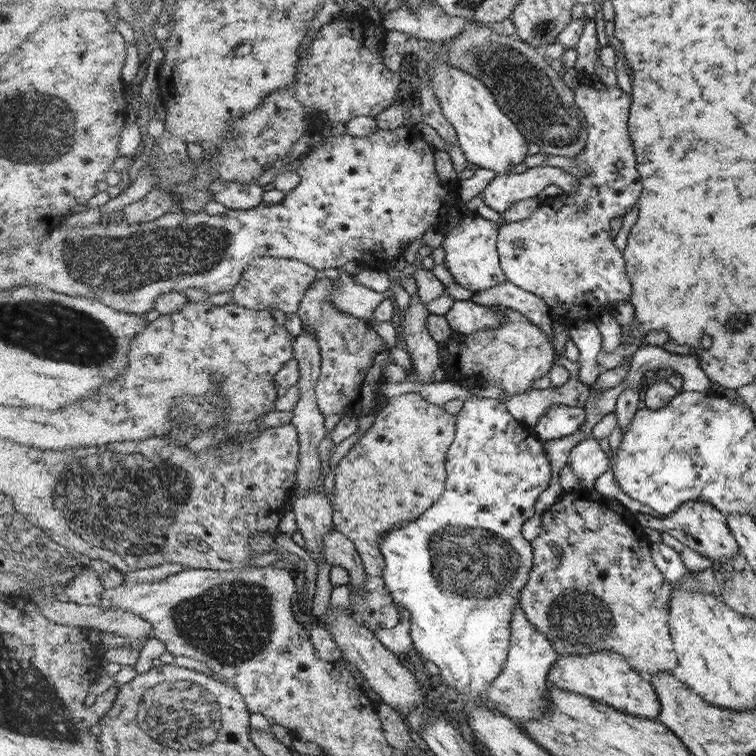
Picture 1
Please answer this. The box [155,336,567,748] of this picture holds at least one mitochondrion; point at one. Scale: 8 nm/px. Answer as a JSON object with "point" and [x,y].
{"point":[231,623]}

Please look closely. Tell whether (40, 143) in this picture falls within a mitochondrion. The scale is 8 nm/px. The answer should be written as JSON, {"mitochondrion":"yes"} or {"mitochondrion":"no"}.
{"mitochondrion":"yes"}

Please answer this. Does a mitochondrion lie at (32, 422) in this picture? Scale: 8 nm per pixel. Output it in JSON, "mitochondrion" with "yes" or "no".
{"mitochondrion":"no"}

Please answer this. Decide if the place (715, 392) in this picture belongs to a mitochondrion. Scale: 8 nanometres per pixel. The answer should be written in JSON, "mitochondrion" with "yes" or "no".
{"mitochondrion":"no"}

